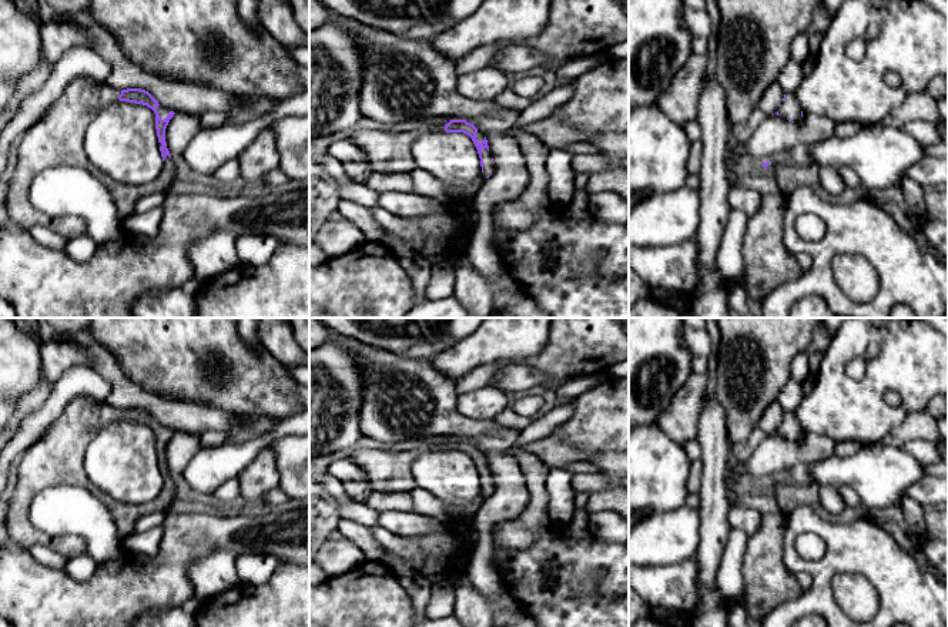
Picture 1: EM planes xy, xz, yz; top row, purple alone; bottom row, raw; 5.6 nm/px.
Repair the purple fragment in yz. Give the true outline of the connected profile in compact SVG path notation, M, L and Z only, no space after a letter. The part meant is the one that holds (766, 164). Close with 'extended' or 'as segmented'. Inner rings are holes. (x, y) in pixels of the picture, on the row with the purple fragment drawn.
M768 161L763 162L764 168L768 170L776 178L780 194L788 197L797 187L805 185L811 188L821 200L831 204L850 204L868 195L862 185L845 188L840 195L827 192L820 185L820 167L814 162L808 165L771 165Z; extended

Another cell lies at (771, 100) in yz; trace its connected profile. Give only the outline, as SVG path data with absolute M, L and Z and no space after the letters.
M774 81L763 94L761 100L757 104L757 108L760 108L766 115L776 114L783 104L784 91L781 86Z

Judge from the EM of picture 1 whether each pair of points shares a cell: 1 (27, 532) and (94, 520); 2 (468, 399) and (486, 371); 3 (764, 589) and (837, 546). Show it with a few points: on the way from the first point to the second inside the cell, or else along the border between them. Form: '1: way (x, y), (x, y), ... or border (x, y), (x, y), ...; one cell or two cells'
1: border (32, 498), (29, 519), (44, 539); two cells
2: border (491, 384), (459, 394); two cells
3: border (781, 540), (783, 566), (794, 574); two cells

